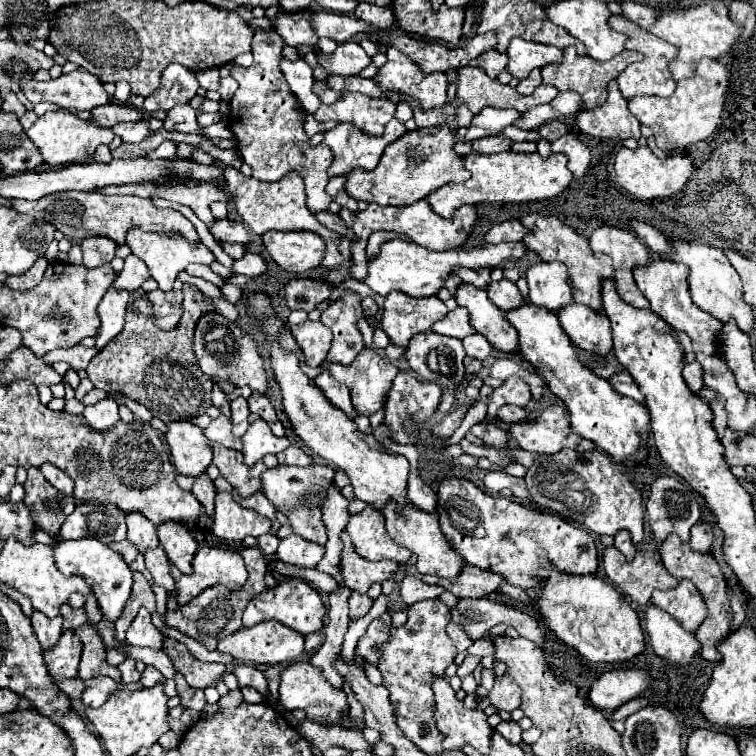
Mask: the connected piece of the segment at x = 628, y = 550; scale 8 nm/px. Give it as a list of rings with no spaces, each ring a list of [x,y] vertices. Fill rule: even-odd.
[[[618,531],[618,533],[614,535],[614,547],[616,547],[628,561],[634,559],[634,555],[636,555],[636,547],[634,547],[628,531]]]

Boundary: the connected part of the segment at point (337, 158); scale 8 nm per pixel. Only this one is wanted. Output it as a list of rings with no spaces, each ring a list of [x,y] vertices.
[[[392,119],[382,137],[372,137],[350,123],[340,123],[334,129],[324,133],[324,143],[334,153],[334,163],[328,167],[328,175],[346,175],[356,167],[374,169],[386,149],[386,145],[394,143],[406,133],[404,123]]]

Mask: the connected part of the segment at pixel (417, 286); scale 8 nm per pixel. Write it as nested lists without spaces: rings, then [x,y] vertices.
[[[394,239],[382,245],[382,251],[376,259],[368,261],[368,277],[366,285],[378,293],[380,297],[386,297],[390,291],[402,291],[410,297],[430,297],[436,295],[444,287],[444,279],[454,271],[454,267],[468,267],[468,269],[494,269],[500,267],[504,261],[518,261],[528,255],[524,243],[486,243],[478,249],[458,249],[458,251],[440,251],[432,253],[424,247],[416,247],[410,241]]]

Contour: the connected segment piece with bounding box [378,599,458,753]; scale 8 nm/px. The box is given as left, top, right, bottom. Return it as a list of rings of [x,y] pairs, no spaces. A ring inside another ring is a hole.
[[[440,599],[416,603],[408,609],[408,623],[400,629],[392,629],[388,643],[380,645],[378,669],[382,673],[382,685],[390,691],[396,723],[402,733],[425,753],[442,751],[442,733],[438,731],[434,721],[432,681],[436,677],[444,677],[446,667],[458,653],[454,643],[446,635],[448,623],[450,611]]]

